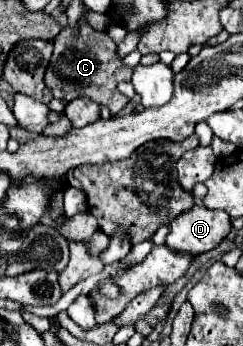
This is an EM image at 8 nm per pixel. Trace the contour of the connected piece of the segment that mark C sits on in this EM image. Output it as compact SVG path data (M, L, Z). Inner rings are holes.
M81 17L79 37L75 39L69 27L63 27L61 33L53 39L55 51L51 57L51 63L45 71L45 85L53 93L53 97L63 101L73 101L77 97L89 97L95 103L107 105L111 109L111 115L117 115L121 107L127 105L129 99L121 99L121 93L117 91L119 81L131 79L131 69L117 59L115 49L117 45L109 39L109 35L103 31L95 31L87 25L85 17Z

